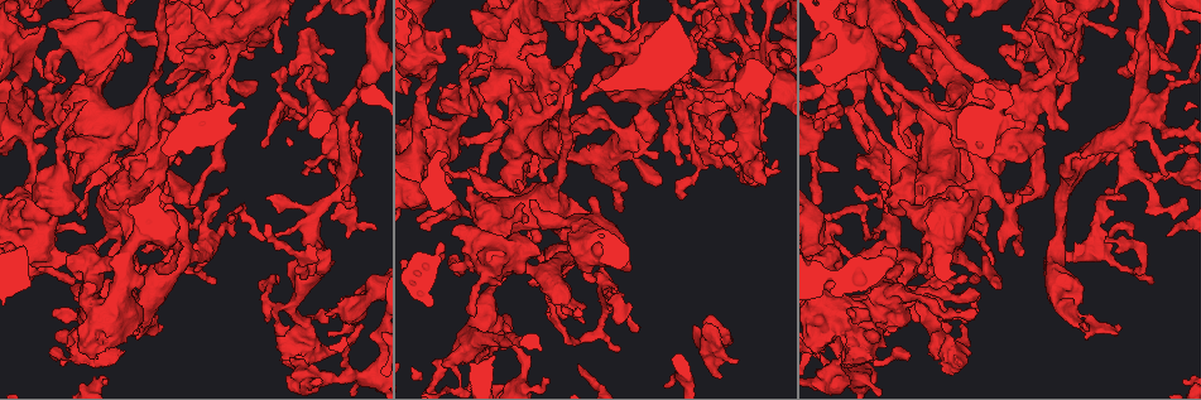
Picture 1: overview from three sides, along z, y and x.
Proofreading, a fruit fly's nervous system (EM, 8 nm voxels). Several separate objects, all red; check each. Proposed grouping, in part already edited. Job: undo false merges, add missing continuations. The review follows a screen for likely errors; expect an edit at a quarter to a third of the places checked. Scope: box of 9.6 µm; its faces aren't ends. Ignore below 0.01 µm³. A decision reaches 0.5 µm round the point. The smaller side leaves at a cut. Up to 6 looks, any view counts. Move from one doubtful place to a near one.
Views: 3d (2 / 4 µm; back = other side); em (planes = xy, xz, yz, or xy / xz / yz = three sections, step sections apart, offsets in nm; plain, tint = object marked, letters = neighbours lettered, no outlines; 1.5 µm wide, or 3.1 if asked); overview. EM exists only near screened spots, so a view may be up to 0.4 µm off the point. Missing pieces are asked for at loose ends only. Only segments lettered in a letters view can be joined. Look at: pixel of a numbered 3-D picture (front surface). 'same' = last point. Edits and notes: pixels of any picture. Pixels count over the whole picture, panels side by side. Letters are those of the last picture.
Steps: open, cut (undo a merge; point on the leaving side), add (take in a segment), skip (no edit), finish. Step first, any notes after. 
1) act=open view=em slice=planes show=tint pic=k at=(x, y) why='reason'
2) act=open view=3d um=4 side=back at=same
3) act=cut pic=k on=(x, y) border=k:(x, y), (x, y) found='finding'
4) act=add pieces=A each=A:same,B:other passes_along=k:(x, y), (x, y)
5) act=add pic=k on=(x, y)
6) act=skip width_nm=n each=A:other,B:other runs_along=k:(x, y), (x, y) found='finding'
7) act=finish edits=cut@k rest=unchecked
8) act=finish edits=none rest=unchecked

act=open view=3d um=2 pic=1 at=(182, 256) why='arms part here'

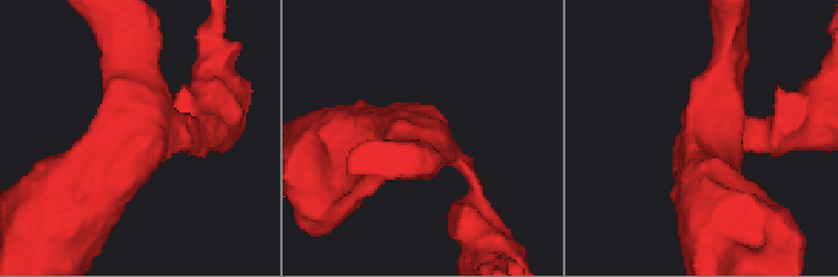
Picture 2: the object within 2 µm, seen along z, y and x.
act=open view=em slice=xz step=4 show=tint pic=2 at=(134, 137)

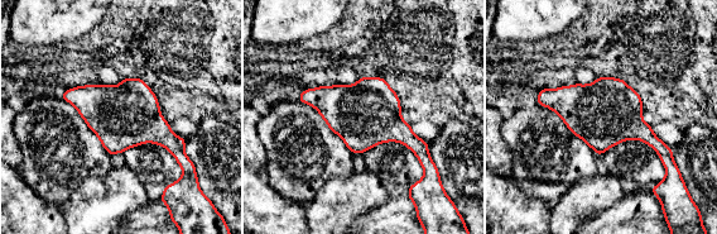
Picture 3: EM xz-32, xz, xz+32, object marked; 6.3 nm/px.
act=open view=em slice=planes show=letters at=same

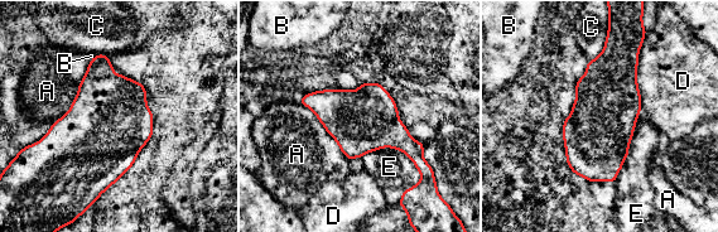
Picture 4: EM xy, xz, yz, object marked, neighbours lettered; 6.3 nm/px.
act=skip each=A:other,B:other,C:other,D:other,E:other arms=3 border=4:(361, 156), (399, 149), (422, 178) found='all the same cell'

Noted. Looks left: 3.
act=open view=em um=3.1 slice=xy step=8 show=tint pic=1 at=(213, 283) why='tapers out'

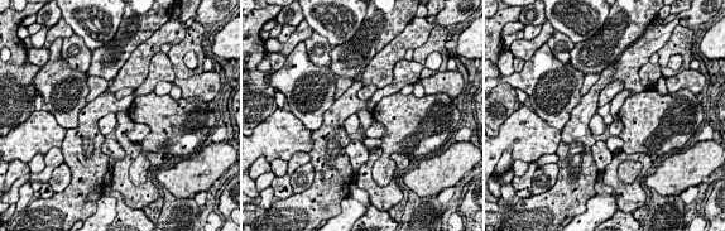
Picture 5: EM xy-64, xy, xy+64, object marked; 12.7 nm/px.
act=open view=em um=3.1 slice=planes show=tint at=same why='another direction'

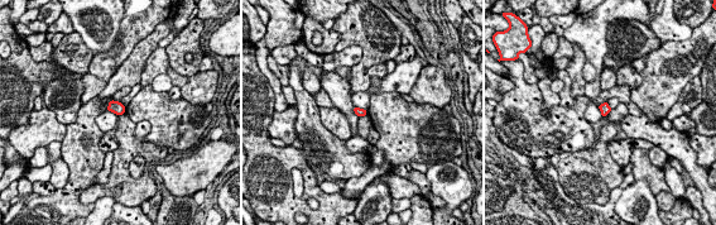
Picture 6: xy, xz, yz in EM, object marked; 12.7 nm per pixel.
act=open view=em um=3.1 slice=planes show=letters at=same

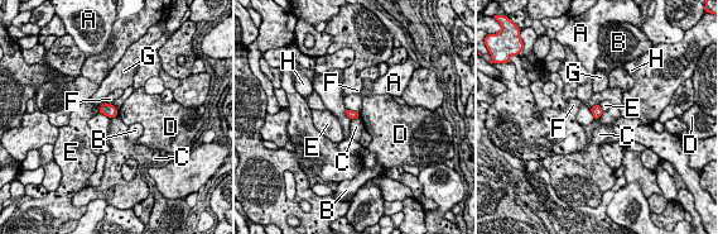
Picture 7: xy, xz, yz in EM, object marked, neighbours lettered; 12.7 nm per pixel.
act=skip each=A:other,B:other,C:other,D:other,E:other,F:other,G:other,H:other found='no lettered segment goes on from it'

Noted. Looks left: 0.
act=finish edits=none rest=unchecked

